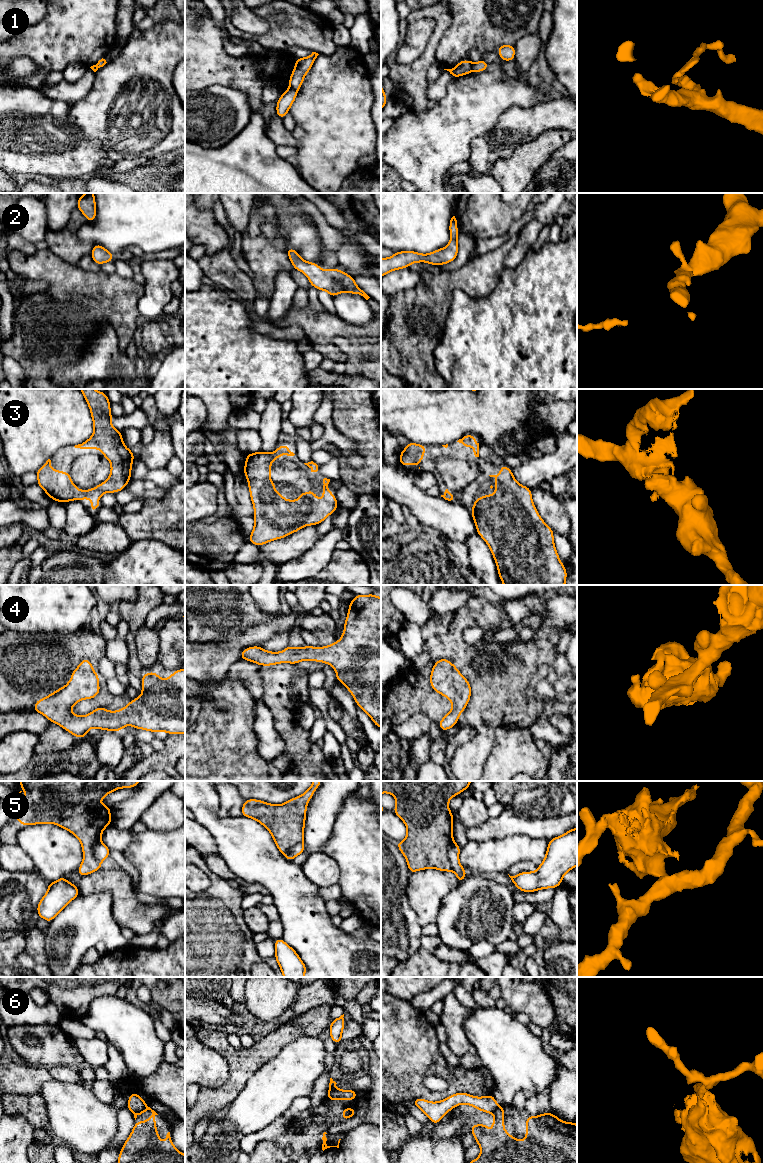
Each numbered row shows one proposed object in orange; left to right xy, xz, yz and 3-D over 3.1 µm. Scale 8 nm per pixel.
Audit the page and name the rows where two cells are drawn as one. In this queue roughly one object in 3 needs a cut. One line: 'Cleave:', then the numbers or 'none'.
Cleave: 1, 5, 6

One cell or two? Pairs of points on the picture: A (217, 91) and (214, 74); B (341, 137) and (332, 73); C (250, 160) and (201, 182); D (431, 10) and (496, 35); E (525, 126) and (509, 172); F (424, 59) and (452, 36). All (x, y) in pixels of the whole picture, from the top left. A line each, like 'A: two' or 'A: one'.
A: two
B: one
C: one
D: two
E: two
F: two

